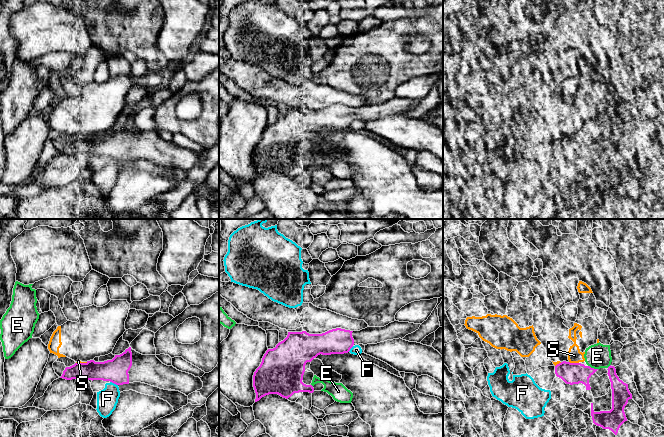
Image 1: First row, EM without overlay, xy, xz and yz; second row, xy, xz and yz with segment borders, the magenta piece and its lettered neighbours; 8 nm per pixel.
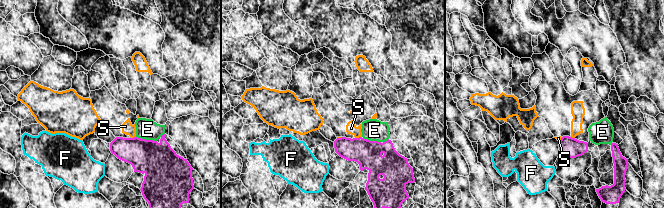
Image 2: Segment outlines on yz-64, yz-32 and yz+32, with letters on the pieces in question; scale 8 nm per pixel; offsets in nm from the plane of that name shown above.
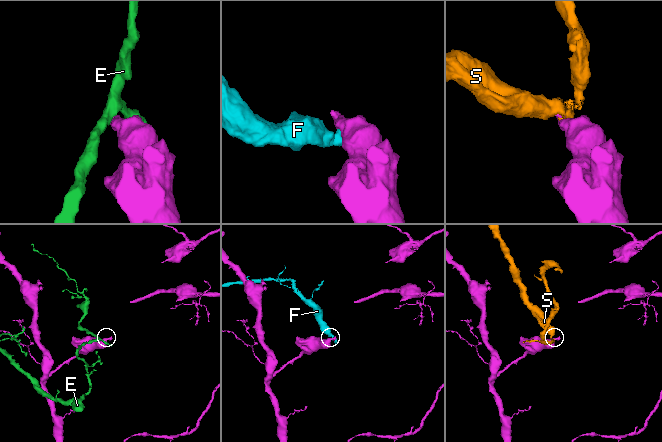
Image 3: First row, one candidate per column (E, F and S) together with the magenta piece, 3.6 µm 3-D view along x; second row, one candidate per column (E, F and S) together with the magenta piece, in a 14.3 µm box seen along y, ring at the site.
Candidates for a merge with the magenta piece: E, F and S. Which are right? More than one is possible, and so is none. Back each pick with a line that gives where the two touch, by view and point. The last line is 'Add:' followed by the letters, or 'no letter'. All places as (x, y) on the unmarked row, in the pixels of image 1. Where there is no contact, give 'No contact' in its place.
Add: no letter

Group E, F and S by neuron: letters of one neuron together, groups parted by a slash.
E / F / S

